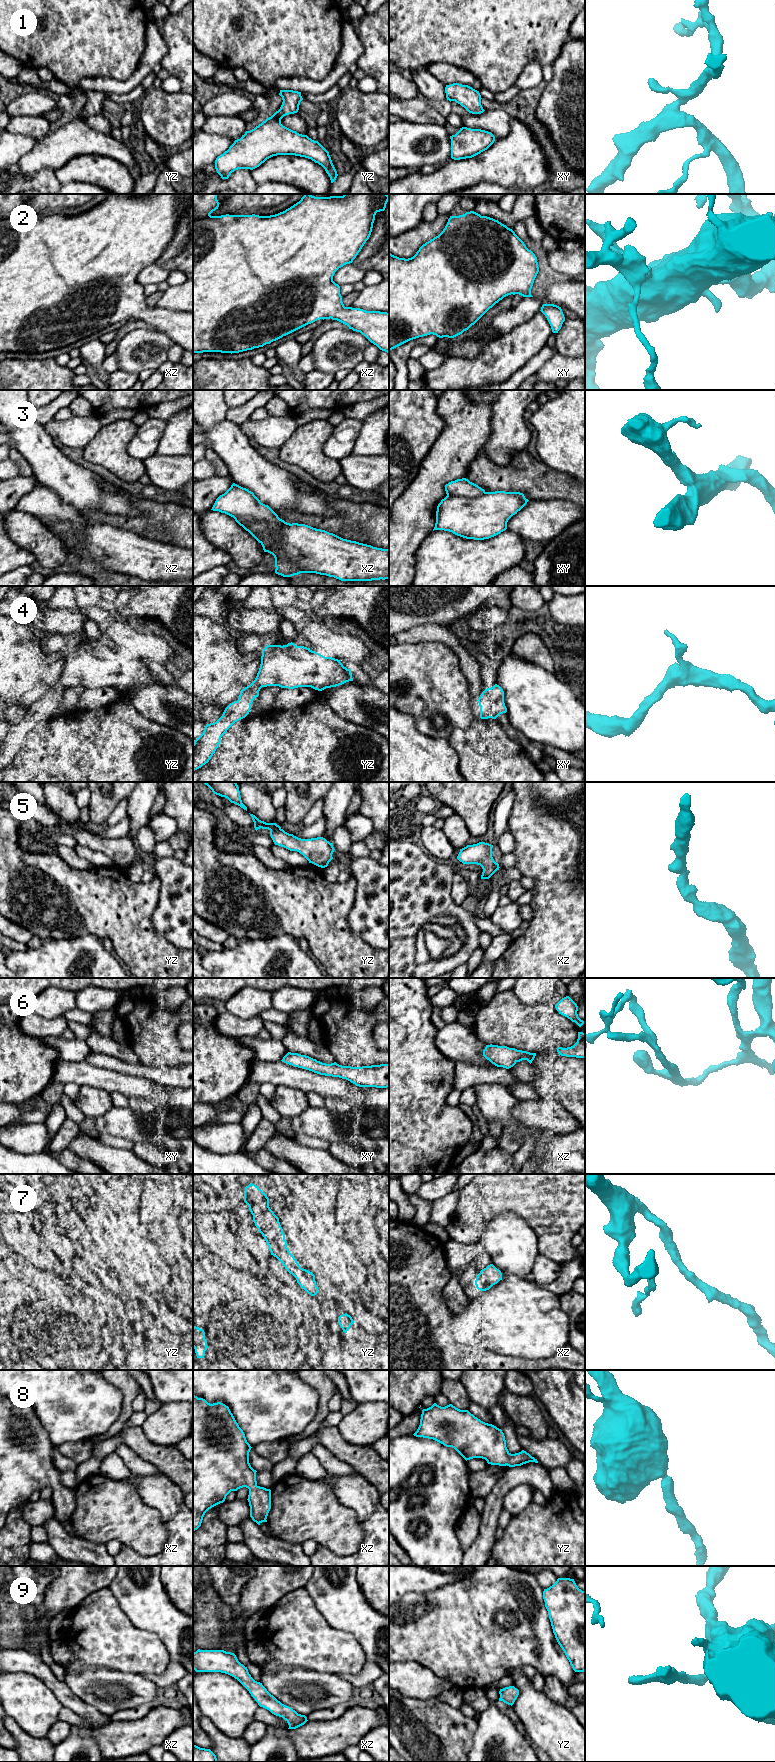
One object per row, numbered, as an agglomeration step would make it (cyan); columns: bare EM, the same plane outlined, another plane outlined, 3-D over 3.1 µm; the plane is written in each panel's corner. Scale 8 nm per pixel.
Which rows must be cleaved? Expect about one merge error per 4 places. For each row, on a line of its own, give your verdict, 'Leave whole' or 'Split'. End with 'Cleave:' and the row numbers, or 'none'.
1: Leave whole
2: Leave whole
3: Split
4: Leave whole
5: Leave whole
6: Leave whole
7: Leave whole
8: Leave whole
9: Leave whole
Cleave: 3

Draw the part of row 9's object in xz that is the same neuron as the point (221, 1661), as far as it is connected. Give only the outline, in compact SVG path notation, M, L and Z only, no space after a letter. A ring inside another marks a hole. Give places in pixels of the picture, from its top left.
M198 1649L193 1653L193 1669L196 1672L221 1672L234 1677L249 1691L260 1707L286 1720L288 1729L296 1729L308 1721L305 1715L298 1714L291 1707L282 1704L262 1683L255 1681L234 1653Z

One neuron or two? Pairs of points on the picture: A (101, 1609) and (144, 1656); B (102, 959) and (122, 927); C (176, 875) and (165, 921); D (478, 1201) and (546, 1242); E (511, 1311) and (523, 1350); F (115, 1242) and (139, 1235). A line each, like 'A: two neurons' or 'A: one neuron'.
A: one neuron
B: two neurons
C: one neuron
D: one neuron
E: one neuron
F: one neuron

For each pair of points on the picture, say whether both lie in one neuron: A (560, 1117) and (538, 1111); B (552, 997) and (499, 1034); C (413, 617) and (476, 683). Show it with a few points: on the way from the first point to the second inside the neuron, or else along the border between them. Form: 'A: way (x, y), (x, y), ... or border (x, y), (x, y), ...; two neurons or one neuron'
A: way (555, 1117), (551, 1114), (543, 1113); one neuron
B: border (520, 1001), (524, 1004), (551, 1003), (554, 1005); two neurons
C: border (443, 625), (419, 624), (399, 633); two neurons

